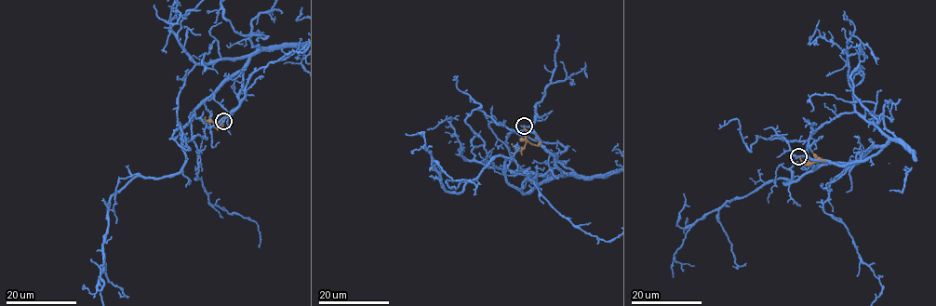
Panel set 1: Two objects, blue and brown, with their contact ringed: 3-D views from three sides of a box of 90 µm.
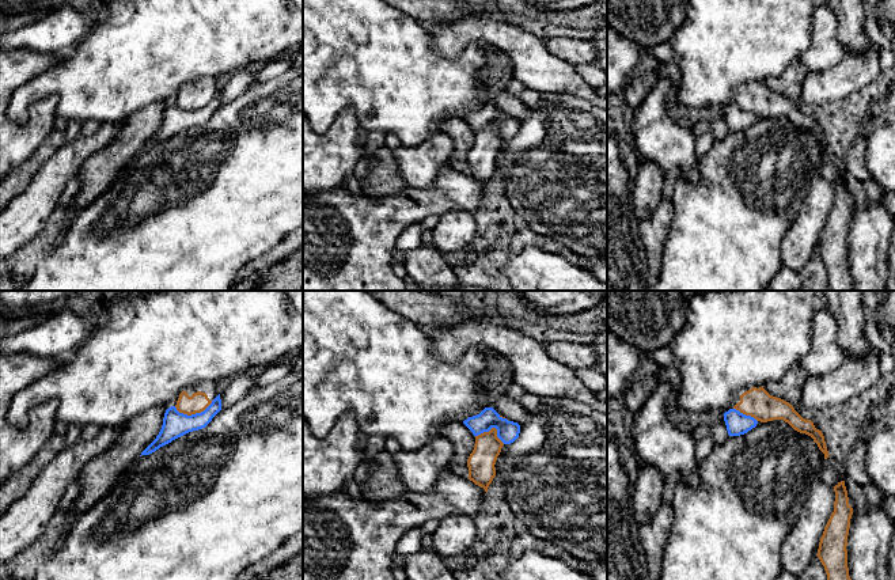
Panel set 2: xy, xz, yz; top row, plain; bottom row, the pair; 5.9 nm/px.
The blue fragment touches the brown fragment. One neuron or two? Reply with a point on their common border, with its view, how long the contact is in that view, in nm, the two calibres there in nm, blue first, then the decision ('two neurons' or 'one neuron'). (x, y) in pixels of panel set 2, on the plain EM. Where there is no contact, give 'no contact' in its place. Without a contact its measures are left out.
contact xy (193, 110); length 240 nm; calibres 150 and 110 nm; two neurons

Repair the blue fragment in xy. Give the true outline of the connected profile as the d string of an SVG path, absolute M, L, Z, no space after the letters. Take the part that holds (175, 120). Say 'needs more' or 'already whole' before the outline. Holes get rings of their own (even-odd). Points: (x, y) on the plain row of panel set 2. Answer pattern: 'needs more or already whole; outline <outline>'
already whole; outline M220 90L212 96L212 99L201 109L191 111L179 109L175 102L166 106L163 121L156 134L141 148L141 151L149 151L160 143L171 139L172 136L205 124L212 114L221 106Z

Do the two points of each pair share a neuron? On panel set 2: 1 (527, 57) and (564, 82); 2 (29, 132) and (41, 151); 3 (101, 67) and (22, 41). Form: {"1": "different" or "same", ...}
{"1": "same", "2": "different", "3": "different"}

